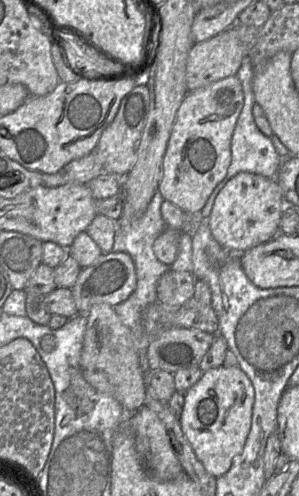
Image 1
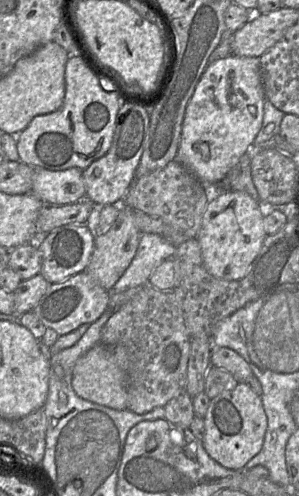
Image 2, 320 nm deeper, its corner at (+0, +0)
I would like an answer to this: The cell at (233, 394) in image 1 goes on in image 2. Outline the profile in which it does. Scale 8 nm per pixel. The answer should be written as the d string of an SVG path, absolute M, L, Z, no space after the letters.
M238 382L232 390L224 391L210 400L204 416L203 447L209 456L231 470L243 470L262 449L267 430L267 415L261 396L248 383Z

